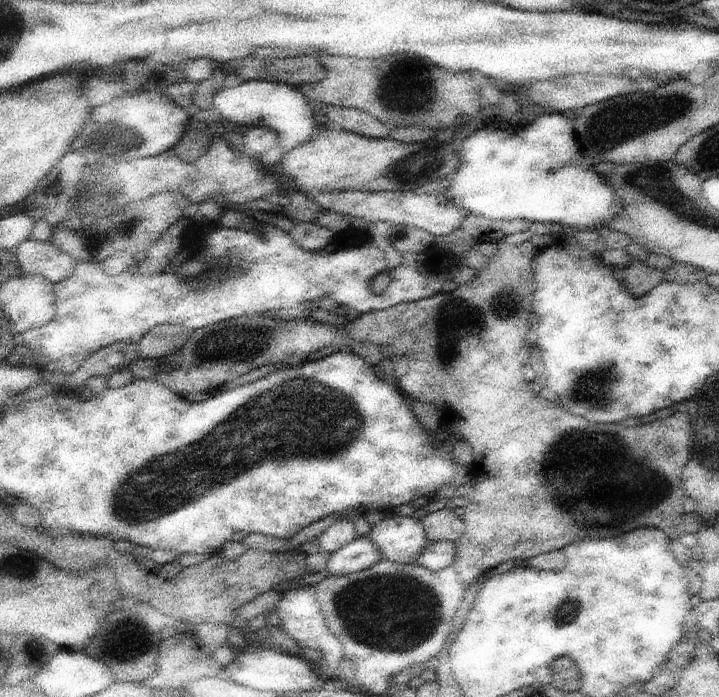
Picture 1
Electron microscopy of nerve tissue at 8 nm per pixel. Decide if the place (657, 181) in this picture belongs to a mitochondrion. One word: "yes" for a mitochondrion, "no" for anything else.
yes

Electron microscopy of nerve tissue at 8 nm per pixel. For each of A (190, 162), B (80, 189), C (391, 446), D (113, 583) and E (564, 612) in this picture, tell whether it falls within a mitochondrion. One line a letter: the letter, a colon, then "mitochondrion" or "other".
A: other
B: mitochondrion
C: other
D: other
E: mitochondrion

